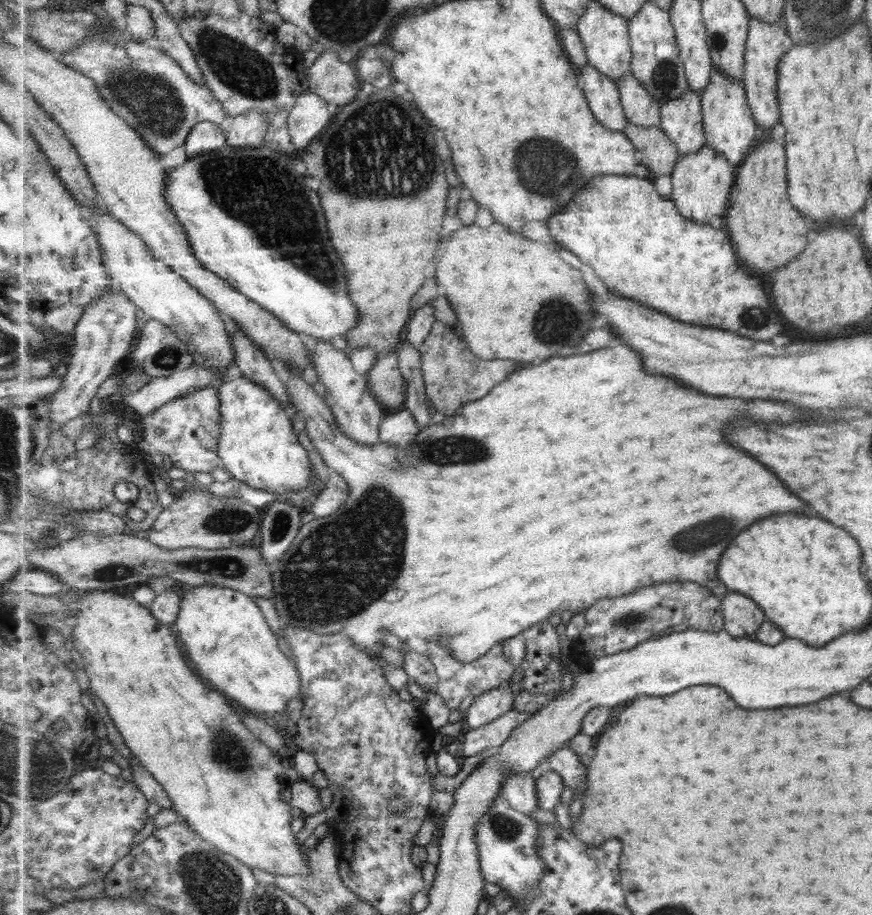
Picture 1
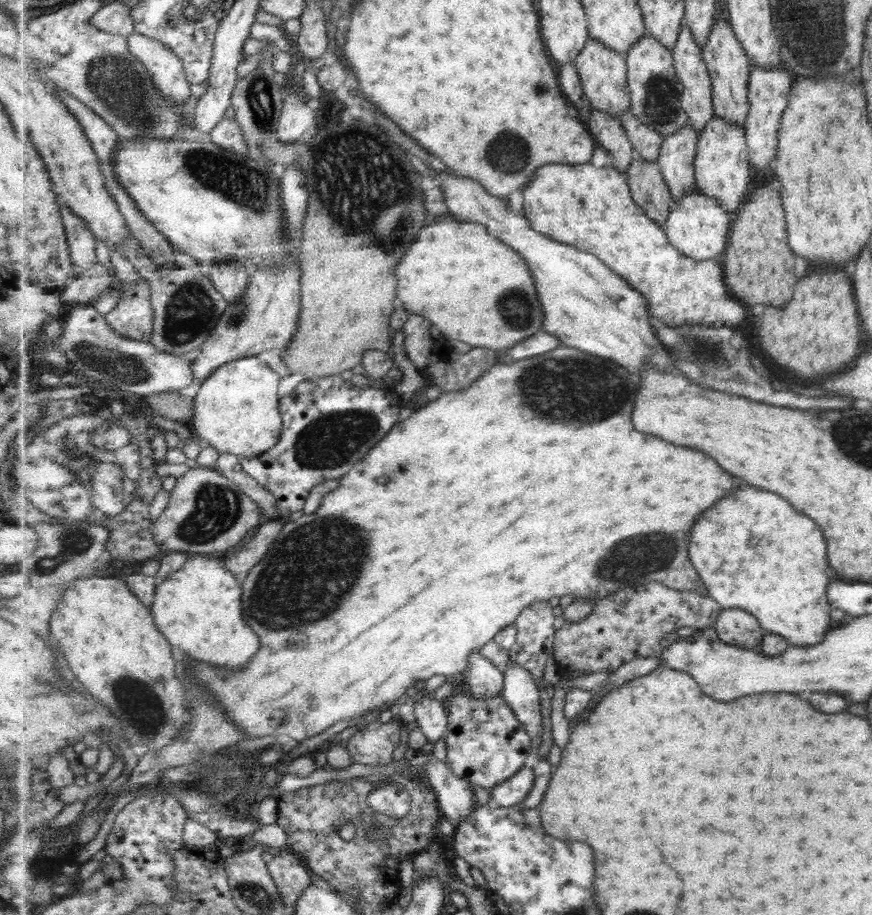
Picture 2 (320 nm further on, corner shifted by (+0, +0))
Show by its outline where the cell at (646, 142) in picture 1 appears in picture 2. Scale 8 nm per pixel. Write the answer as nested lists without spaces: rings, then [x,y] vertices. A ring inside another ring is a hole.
[[[636,155],[627,169],[629,185],[632,186],[632,197],[647,217],[665,227],[672,212],[672,190],[661,173],[661,166],[656,161],[645,161]]]

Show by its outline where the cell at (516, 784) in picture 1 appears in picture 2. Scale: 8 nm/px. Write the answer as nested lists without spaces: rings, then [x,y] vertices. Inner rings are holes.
[[[469,688],[461,689],[445,702],[449,726],[446,732],[446,766],[459,778],[477,787],[490,790],[516,776],[521,768],[531,764],[531,738],[525,725],[502,696],[491,700],[477,700]]]

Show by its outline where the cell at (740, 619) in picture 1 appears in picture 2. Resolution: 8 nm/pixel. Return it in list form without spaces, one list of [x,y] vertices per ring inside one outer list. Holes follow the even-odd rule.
[[[741,608],[724,609],[718,619],[716,630],[721,641],[743,649],[759,649],[765,634],[760,620]]]

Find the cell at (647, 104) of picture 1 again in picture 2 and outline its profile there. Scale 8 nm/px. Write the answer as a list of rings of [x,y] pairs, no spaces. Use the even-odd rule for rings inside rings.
[[[630,110],[624,112],[619,120],[622,122],[629,140],[633,143],[636,155],[645,158],[645,161],[657,161],[665,136],[639,120]]]

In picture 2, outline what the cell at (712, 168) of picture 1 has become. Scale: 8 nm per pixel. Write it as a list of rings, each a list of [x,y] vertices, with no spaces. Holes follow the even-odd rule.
[[[695,188],[685,198],[674,202],[663,229],[668,233],[669,242],[687,256],[692,256],[695,260],[722,262],[721,256],[725,254],[727,240],[732,231],[731,214],[720,205],[719,200],[704,194]]]

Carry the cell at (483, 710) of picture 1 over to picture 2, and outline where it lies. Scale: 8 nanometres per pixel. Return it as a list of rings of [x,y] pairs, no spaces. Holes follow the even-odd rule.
[[[475,651],[469,655],[468,667],[467,688],[473,698],[491,700],[503,696],[505,676],[493,662]]]

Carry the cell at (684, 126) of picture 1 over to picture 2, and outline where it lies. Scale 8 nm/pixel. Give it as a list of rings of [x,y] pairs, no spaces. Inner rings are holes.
[[[686,124],[679,132],[667,134],[658,160],[661,173],[672,190],[674,202],[696,188],[696,155],[700,132]]]

